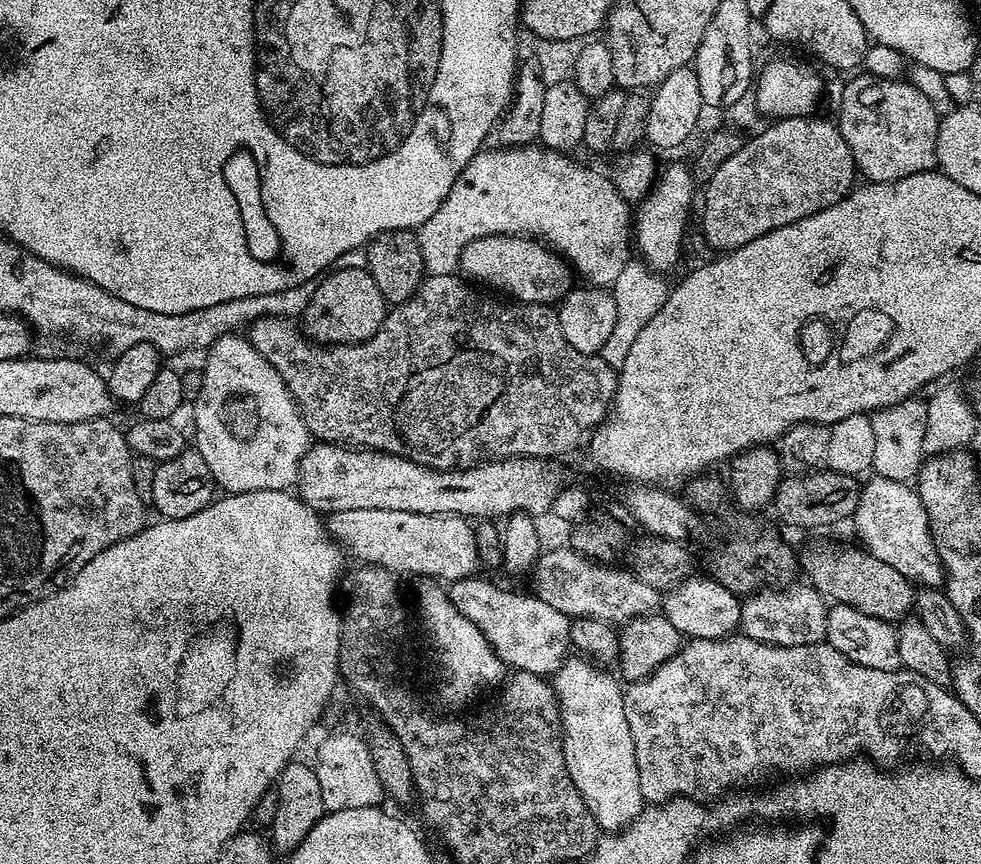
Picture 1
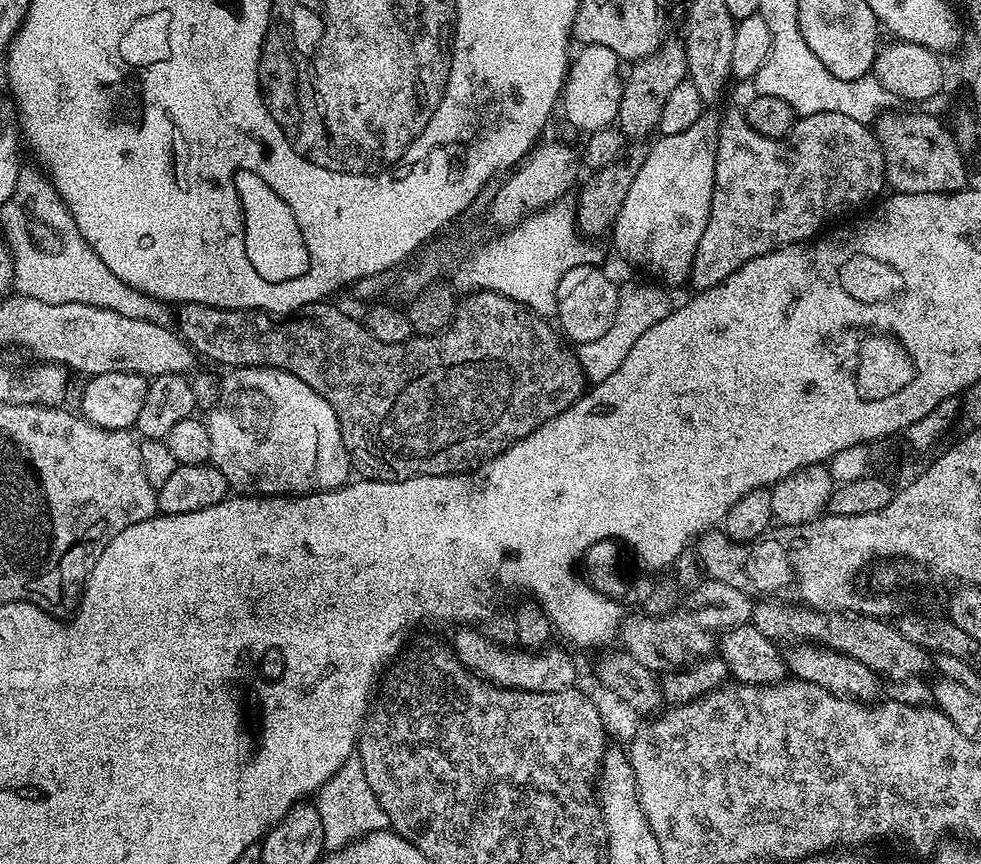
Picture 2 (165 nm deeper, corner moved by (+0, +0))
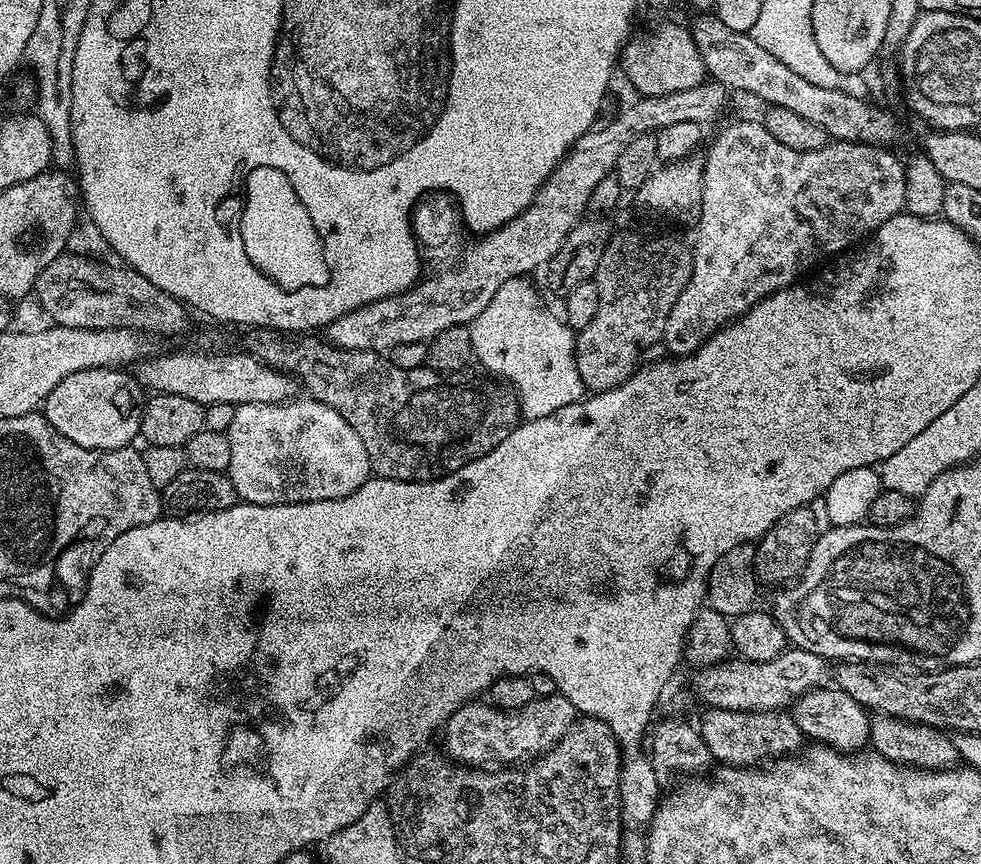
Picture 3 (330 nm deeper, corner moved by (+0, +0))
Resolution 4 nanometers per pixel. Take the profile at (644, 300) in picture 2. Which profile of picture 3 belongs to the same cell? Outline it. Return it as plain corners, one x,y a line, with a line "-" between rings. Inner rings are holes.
519,276
504,283
498,294
490,298
486,310
467,327
473,357
480,359
481,366
488,371
485,373
510,385
520,402
524,420
537,420
554,414
554,410
562,410
562,406
570,406
585,395
586,389
576,365
573,329
544,305
530,281

